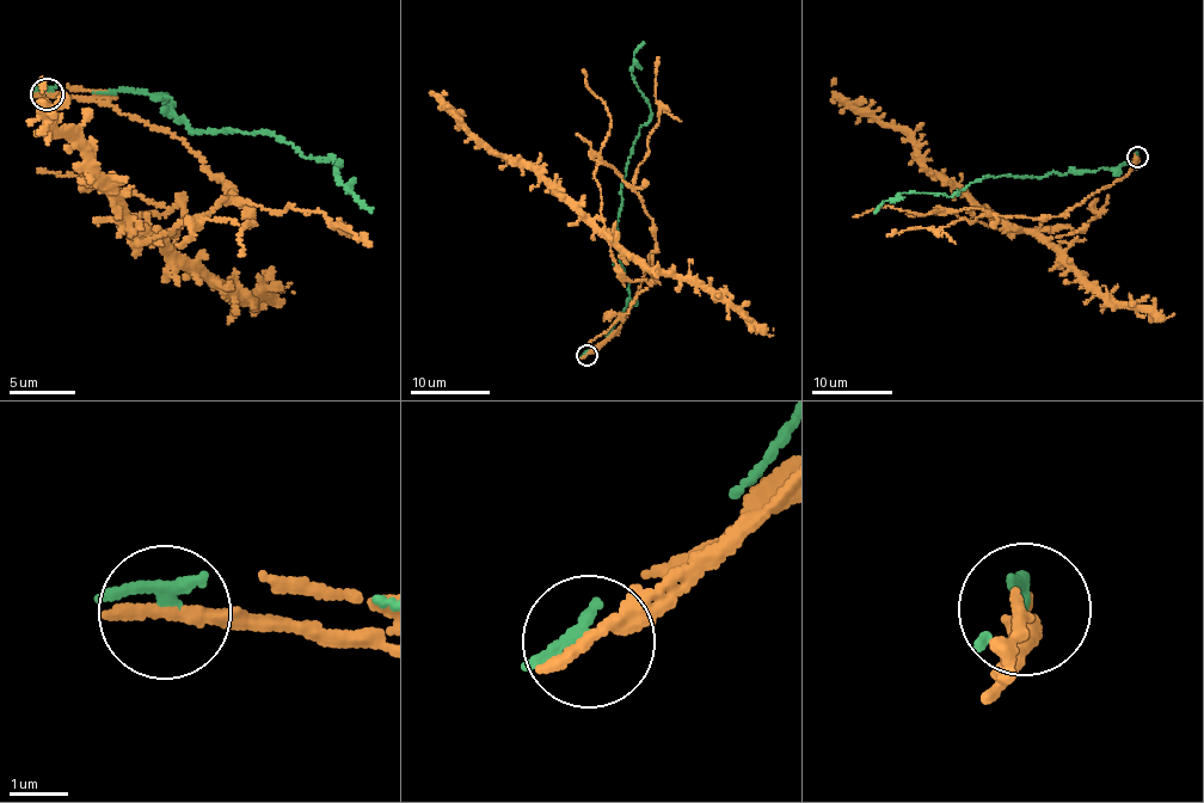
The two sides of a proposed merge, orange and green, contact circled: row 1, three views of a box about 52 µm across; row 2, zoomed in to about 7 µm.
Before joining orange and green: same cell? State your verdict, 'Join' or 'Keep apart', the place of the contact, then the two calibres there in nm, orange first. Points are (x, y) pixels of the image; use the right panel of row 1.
Keep apart. Place: (1137, 157). Thickness 280 nm (orange) against 240 nm

